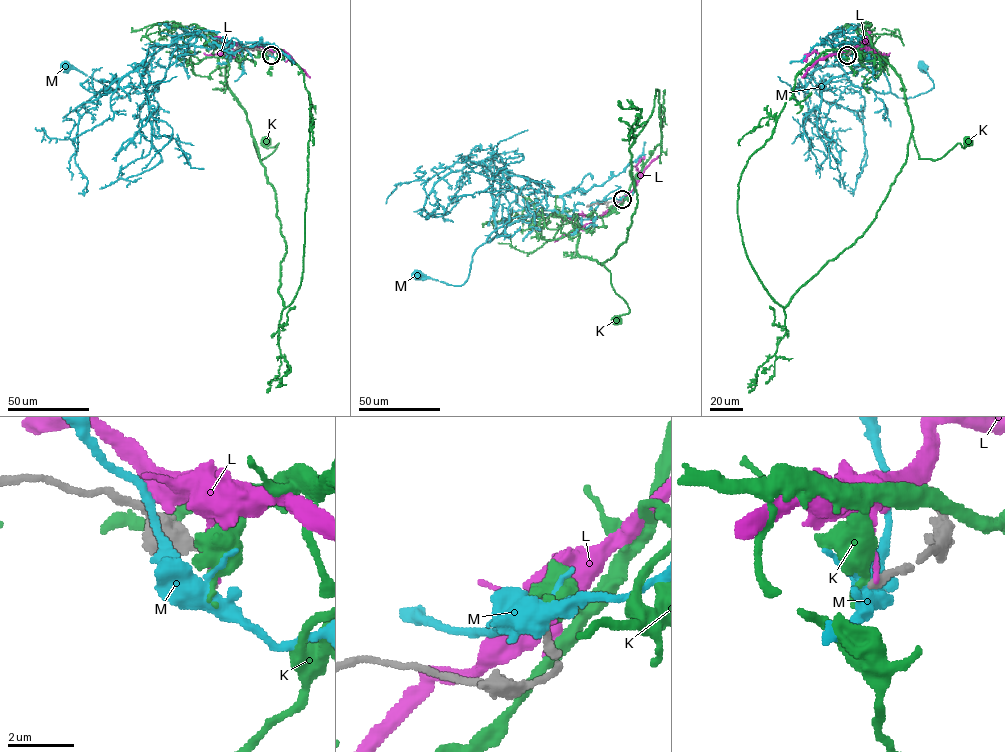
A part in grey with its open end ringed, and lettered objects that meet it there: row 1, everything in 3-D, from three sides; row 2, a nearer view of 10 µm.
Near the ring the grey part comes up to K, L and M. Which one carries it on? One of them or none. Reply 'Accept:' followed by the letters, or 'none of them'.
Accept: none of them

